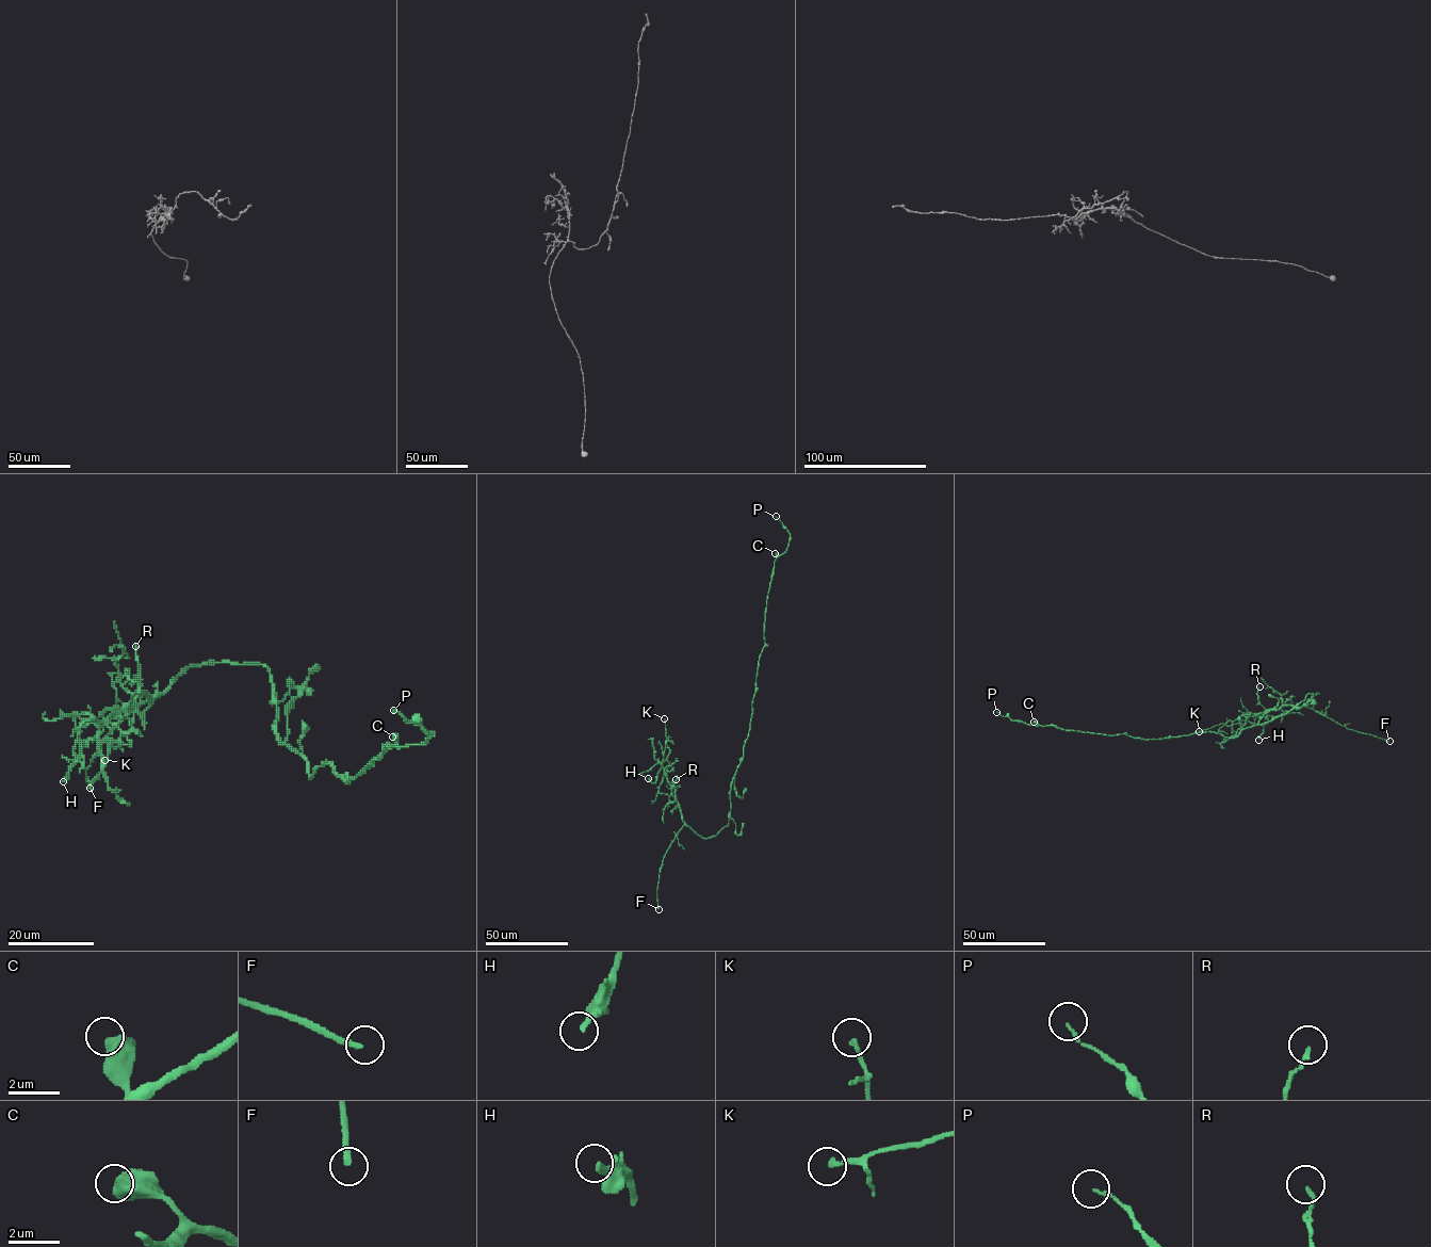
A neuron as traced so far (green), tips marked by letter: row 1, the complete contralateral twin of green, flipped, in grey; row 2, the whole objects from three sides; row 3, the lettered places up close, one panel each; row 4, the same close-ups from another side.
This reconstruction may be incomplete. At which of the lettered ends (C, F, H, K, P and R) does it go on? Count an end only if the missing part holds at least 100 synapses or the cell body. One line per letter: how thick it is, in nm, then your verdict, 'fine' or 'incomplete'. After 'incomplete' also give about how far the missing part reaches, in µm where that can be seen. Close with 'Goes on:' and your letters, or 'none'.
C: 650 nm | fine
F: 220 nm | incomplete | 180 µm
H: 170 nm | fine
K: 180 nm | fine
P: 120 nm | fine
R: 140 nm | fine
Goes on: F

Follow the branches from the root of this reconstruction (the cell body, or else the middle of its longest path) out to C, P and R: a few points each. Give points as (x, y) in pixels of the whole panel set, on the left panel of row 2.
C: (307, 771), (309, 777), (327, 762), (344, 780), (354, 778), (395, 742), (392, 737)
P: (307, 771), (309, 777), (327, 762), (348, 780), (386, 746), (423, 744), (432, 733), (393, 710)
R: (307, 771), (277, 737), (265, 666), (195, 664), (152, 699), (142, 693), (130, 703), (141, 685), (135, 646)

